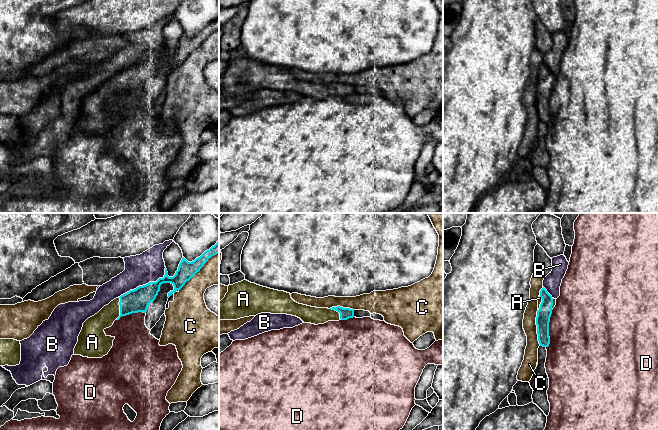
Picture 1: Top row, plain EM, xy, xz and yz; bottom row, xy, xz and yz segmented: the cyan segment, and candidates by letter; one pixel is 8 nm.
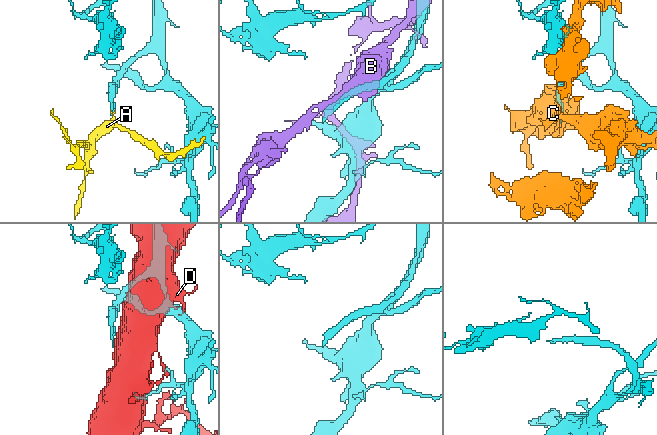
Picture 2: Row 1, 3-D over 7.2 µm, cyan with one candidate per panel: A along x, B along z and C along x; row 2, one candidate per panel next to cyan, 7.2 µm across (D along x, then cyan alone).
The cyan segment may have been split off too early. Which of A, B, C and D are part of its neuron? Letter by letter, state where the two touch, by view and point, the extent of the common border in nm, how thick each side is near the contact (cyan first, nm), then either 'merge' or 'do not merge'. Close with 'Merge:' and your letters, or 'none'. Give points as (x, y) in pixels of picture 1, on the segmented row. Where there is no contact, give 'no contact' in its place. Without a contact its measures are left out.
A: contact xy (120, 308); length 180 nm; calibres 190 and 160 nm; merge
B: contact xy (146, 284); length 440 nm; calibres 190 and 240 nm; do not merge
C: contact xy (199, 270); length 440 nm; calibres 140 and 220 nm; do not merge
D: contact yz (548, 328); length 320 nm; calibres 110 and 500 nm; do not merge
Merge: A

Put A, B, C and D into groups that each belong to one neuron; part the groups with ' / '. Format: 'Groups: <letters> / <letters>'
Groups: A / B / C / D

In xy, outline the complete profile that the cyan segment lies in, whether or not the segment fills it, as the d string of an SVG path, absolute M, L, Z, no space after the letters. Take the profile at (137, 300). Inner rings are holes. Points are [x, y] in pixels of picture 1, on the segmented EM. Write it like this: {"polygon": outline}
{"polygon": "M219 240L192 262L188 262L183 257L173 277L168 276L165 268L163 278L139 286L111 301L83 323L78 342L74 348L74 355L88 358L102 358L107 355L113 346L115 337L107 336L104 332L106 328L111 327L114 321L119 320L122 316L138 312L146 313L149 304L155 300L163 283L171 283L174 286L174 290L168 293L168 297L170 297L199 272L209 258L218 253Z"}

